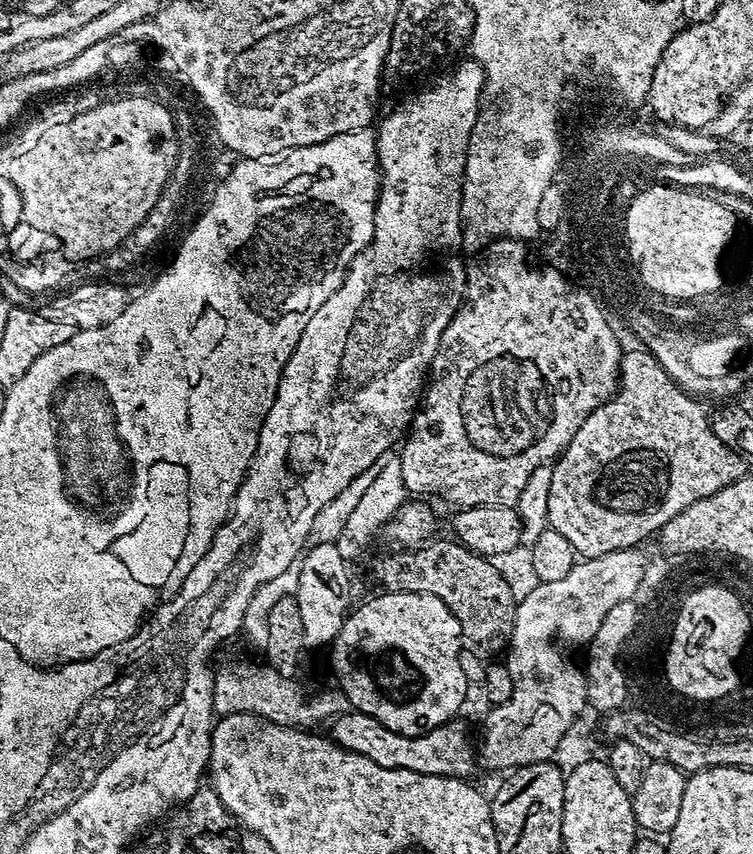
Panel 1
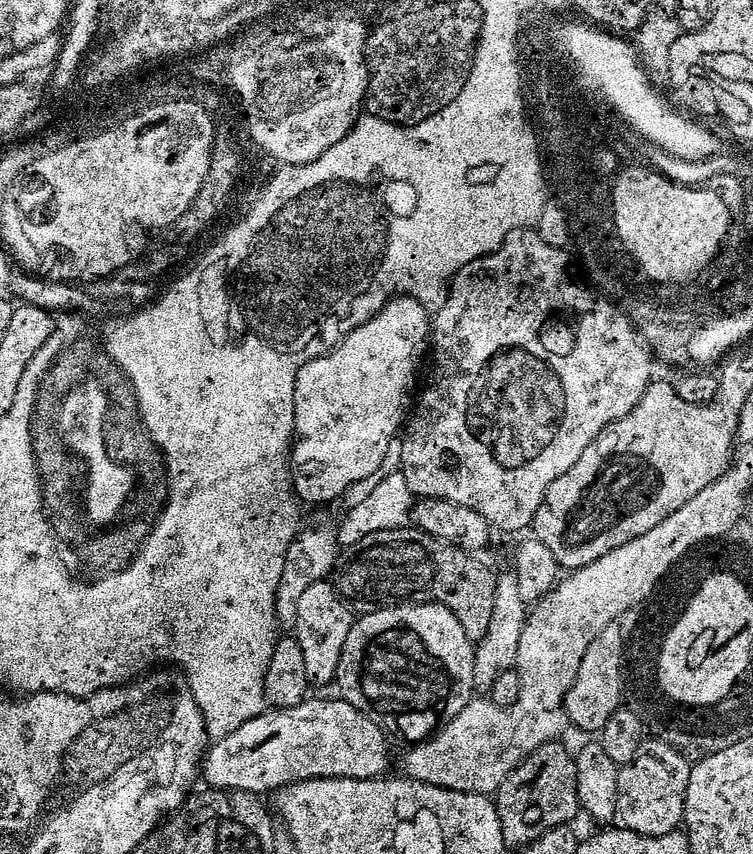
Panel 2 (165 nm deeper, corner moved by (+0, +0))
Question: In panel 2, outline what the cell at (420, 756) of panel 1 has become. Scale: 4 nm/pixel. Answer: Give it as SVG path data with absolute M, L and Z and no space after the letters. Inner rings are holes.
M305 698L301 704L289 708L272 708L259 712L250 722L242 722L238 730L215 741L202 757L202 780L216 790L235 790L261 794L270 788L278 790L285 784L298 780L313 780L316 776L345 776L359 780L371 780L385 775L388 768L388 740L380 728L366 714L362 714L350 702L336 700L312 700Z

